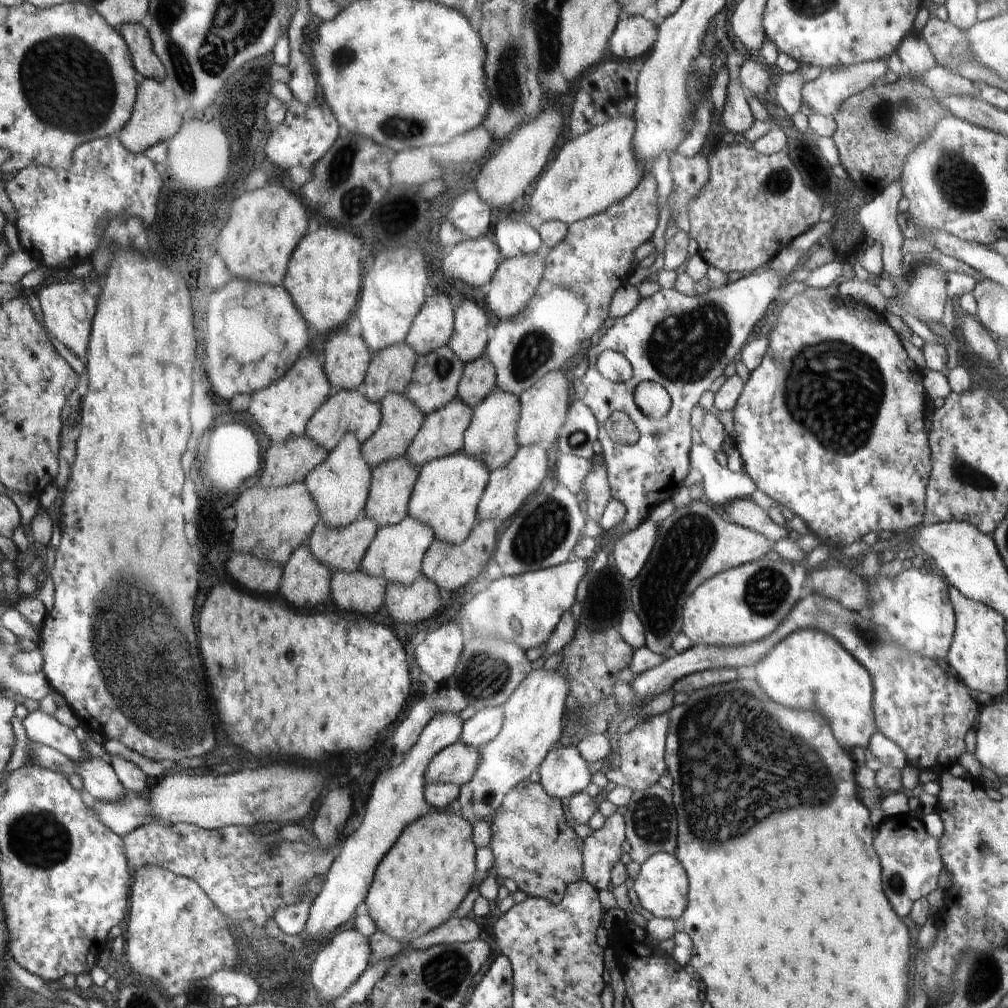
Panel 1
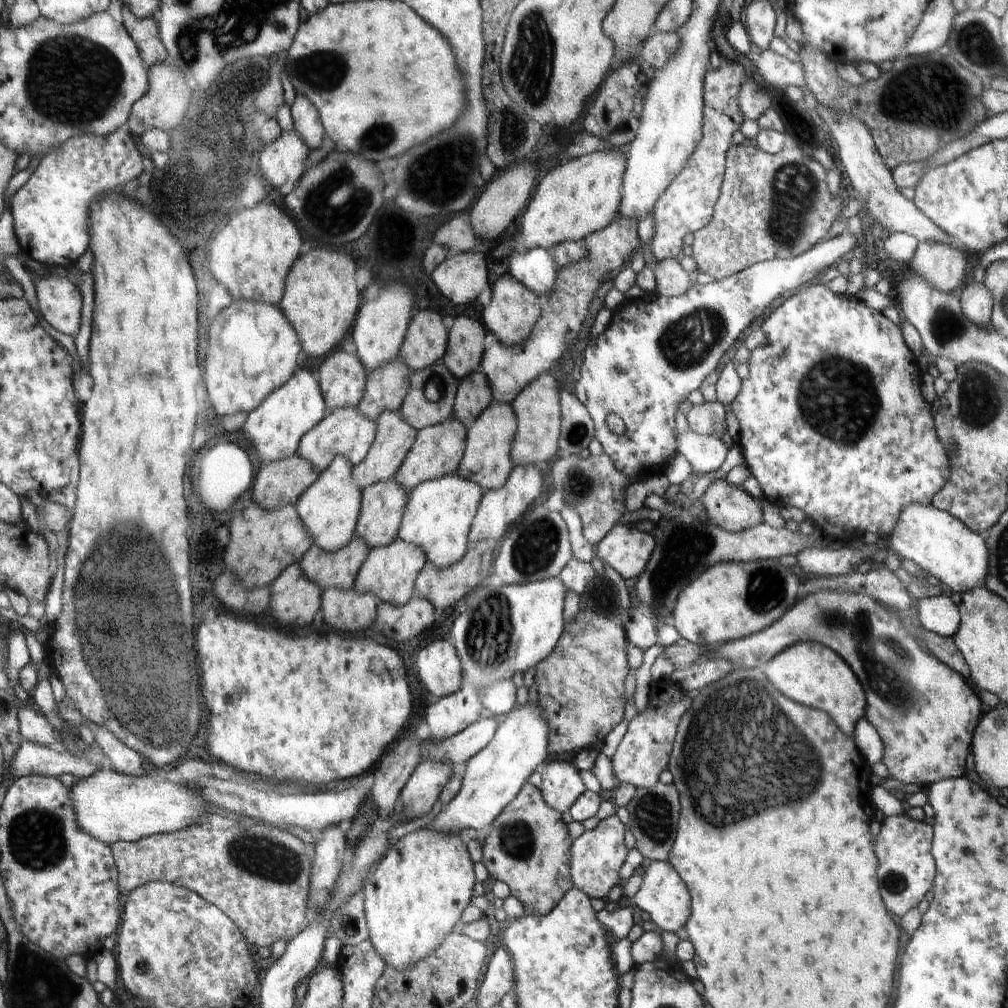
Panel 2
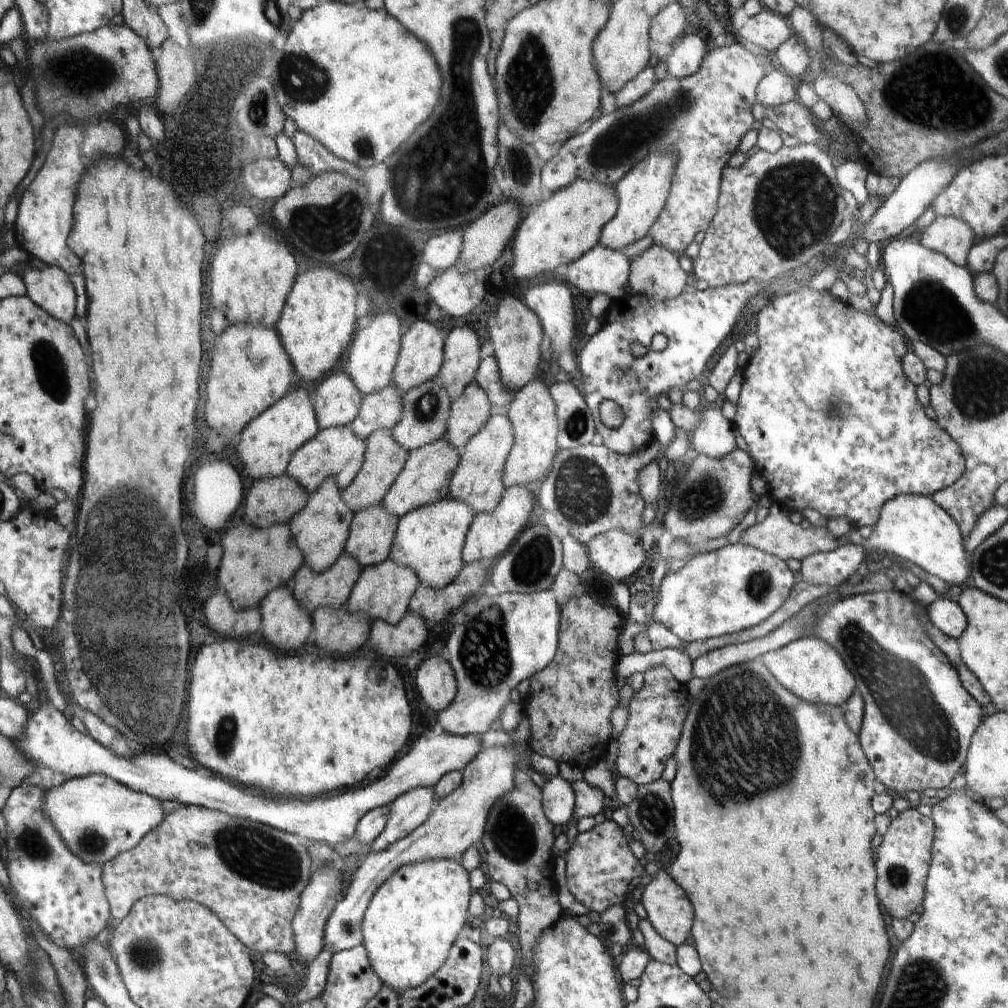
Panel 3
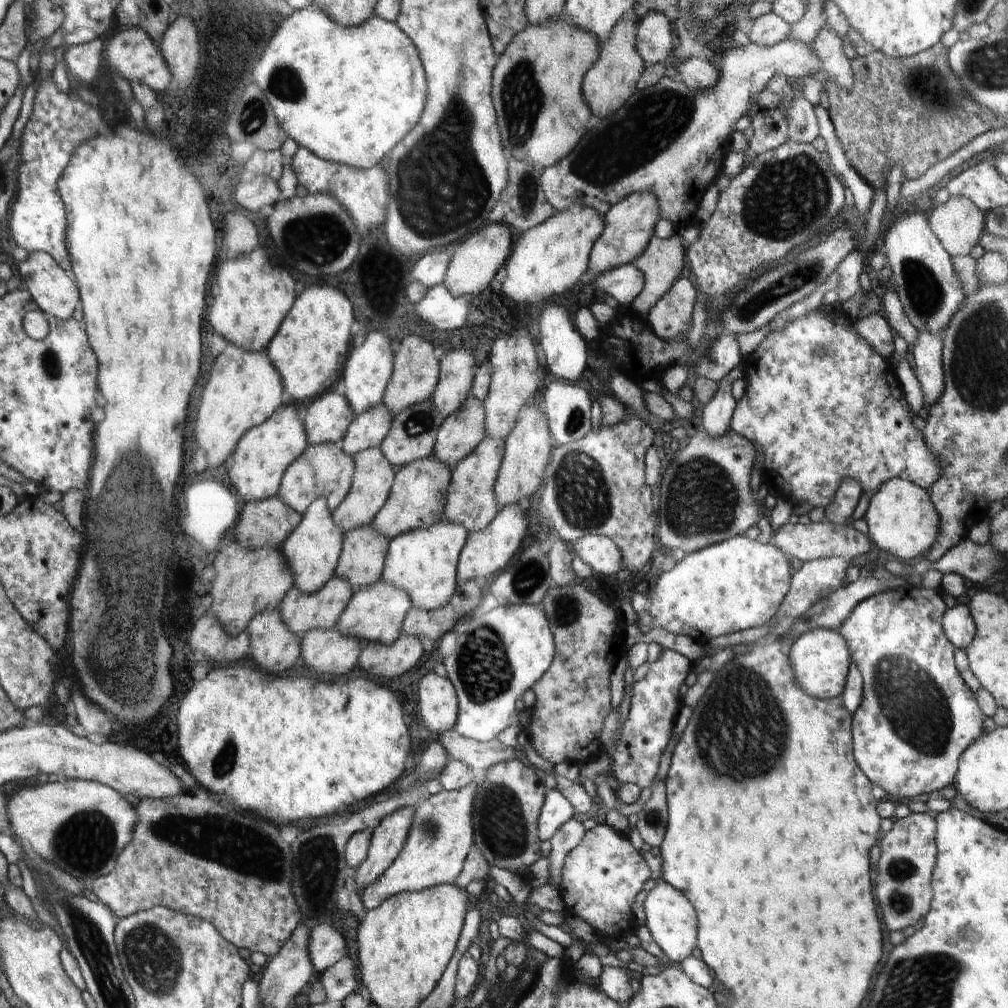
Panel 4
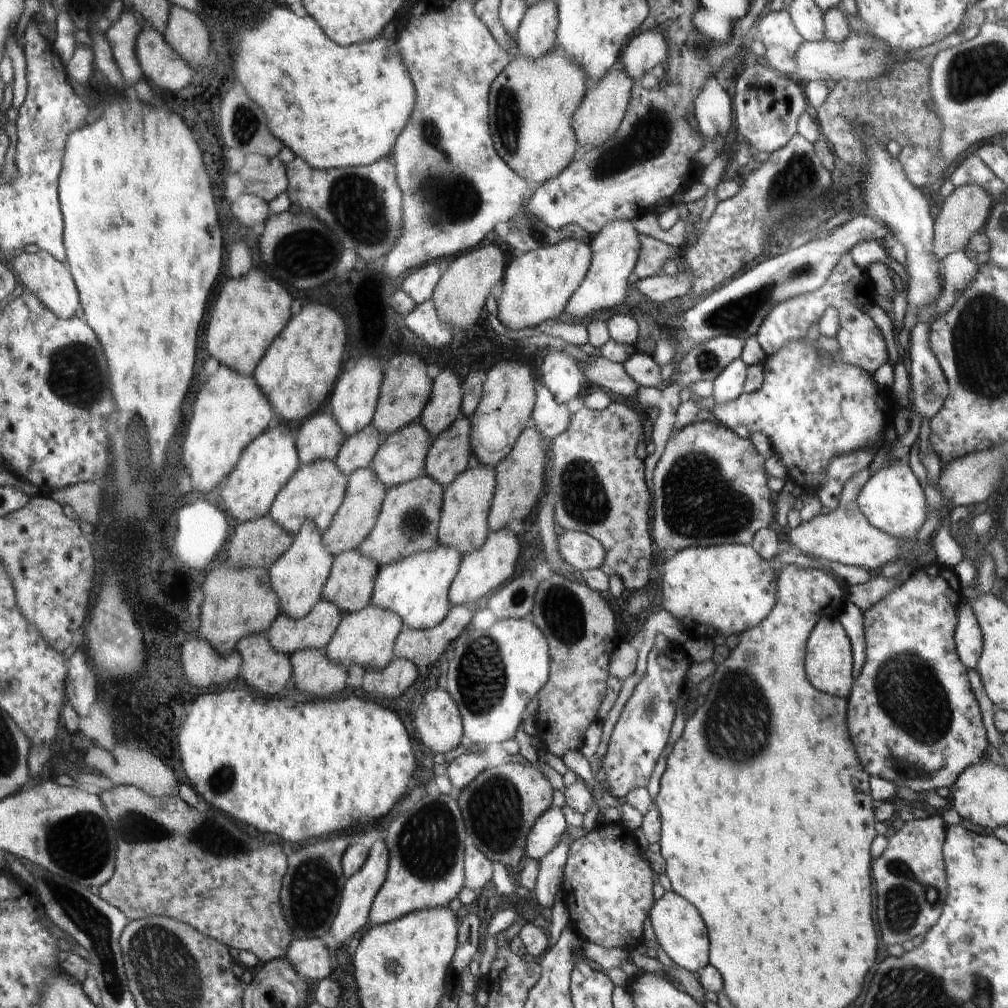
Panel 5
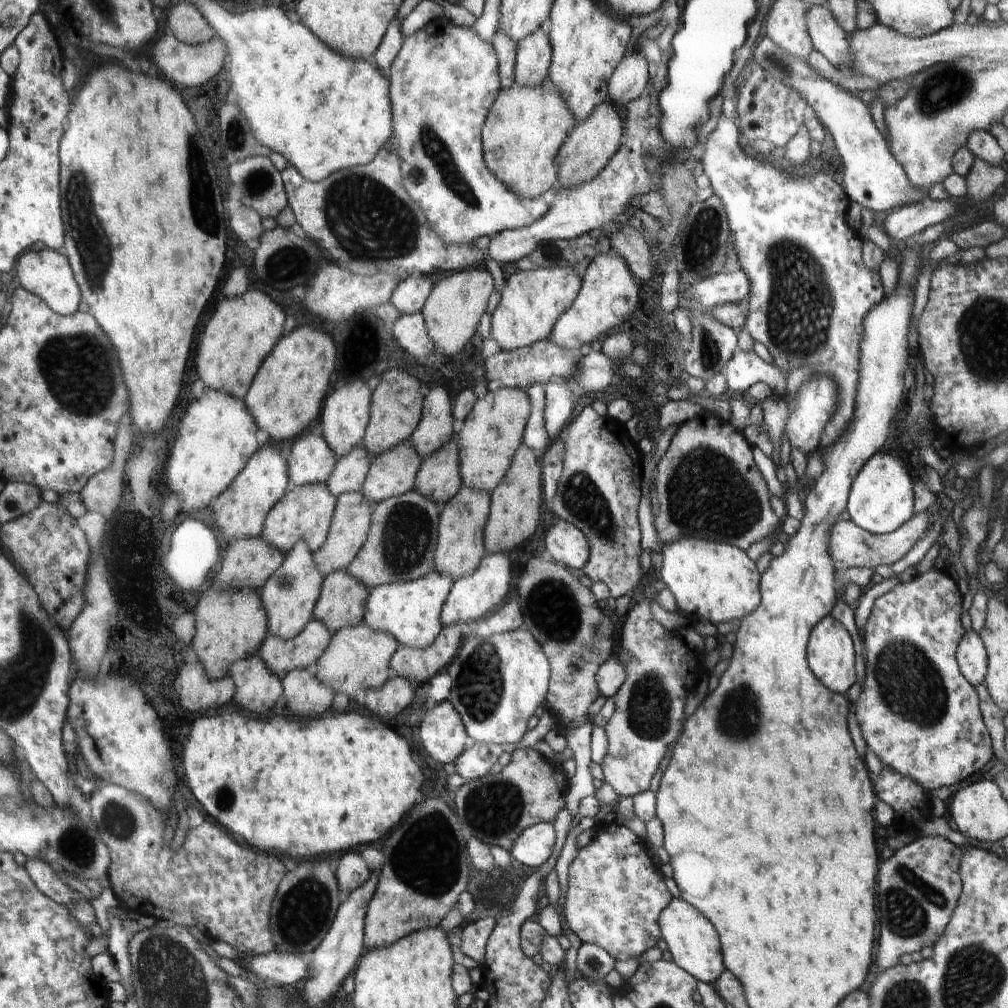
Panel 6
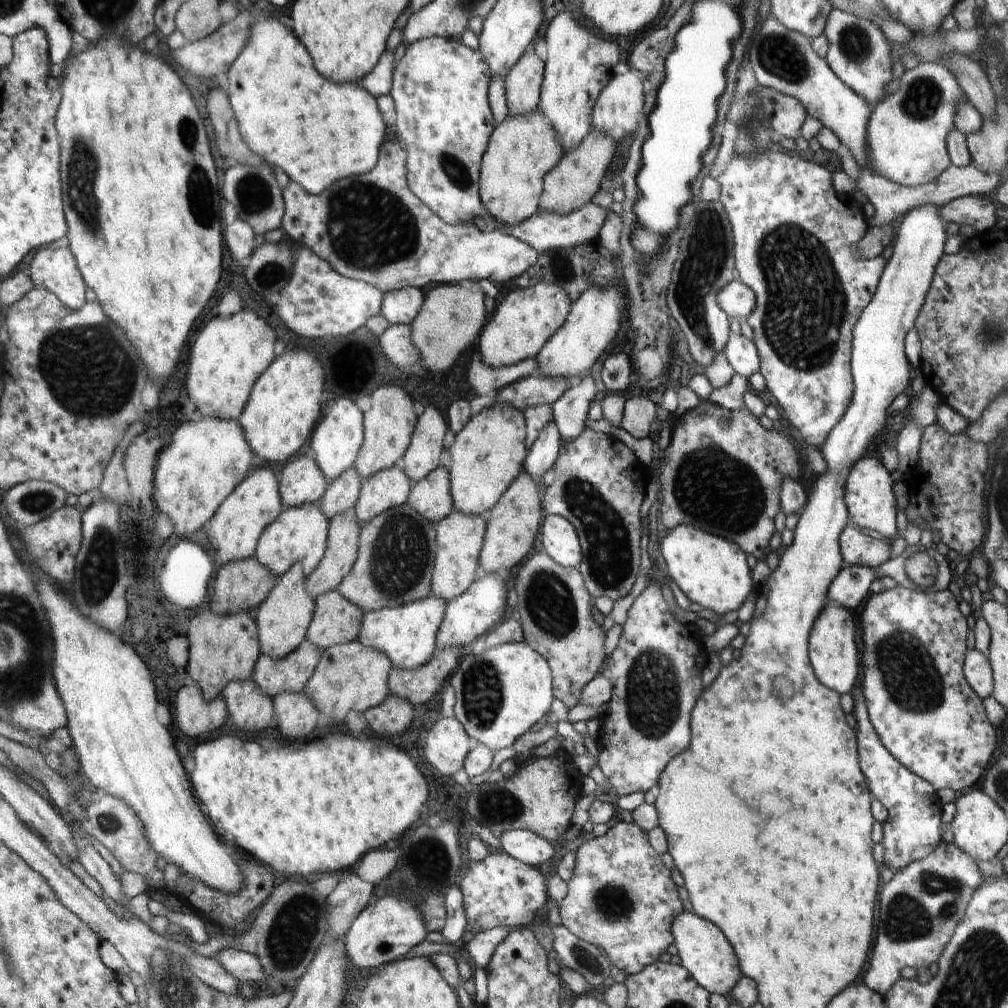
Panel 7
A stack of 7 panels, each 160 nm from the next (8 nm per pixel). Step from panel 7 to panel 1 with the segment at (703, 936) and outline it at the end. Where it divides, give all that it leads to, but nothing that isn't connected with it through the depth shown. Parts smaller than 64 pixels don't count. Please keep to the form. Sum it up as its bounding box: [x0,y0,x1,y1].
[632,852,689,920]

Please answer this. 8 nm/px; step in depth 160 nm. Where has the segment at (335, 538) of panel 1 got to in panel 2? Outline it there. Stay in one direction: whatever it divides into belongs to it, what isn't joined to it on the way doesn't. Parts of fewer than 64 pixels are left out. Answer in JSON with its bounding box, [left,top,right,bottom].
[298,534,369,591]

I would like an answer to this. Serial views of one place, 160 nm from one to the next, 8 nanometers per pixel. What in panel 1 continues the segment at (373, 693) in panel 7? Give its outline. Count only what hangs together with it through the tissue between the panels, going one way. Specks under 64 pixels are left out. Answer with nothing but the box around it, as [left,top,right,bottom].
[361,515,435,586]

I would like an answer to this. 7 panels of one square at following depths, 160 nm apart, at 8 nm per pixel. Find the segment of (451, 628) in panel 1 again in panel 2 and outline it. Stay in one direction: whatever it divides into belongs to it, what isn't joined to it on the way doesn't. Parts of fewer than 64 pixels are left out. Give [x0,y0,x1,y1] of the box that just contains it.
[416,640,462,698]

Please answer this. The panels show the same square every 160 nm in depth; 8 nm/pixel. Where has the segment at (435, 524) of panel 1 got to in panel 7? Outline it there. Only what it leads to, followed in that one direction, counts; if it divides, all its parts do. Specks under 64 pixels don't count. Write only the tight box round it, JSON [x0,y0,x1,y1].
[357,595,446,670]

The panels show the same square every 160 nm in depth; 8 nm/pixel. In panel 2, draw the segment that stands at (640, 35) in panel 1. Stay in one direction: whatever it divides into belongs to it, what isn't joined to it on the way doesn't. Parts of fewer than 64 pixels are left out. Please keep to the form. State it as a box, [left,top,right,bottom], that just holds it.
[639,32,681,70]

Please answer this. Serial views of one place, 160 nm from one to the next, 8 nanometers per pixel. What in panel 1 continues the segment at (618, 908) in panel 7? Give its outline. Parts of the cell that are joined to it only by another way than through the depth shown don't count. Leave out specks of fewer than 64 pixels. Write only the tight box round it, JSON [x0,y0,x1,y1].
[583,811,625,891]

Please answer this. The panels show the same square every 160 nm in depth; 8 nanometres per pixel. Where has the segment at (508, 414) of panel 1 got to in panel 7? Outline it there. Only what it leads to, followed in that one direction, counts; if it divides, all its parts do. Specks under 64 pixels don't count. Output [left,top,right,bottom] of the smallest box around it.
[432,510,485,603]

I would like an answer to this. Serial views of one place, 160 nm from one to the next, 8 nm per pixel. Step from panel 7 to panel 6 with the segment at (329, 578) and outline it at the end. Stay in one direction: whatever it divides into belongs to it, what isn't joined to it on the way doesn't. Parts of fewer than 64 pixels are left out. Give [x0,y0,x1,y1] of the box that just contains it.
[313,490,374,577]

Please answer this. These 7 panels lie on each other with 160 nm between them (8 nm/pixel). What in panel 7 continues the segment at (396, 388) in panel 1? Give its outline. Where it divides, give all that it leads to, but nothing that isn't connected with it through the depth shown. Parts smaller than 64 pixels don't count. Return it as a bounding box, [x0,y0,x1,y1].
[319,466,361,522]

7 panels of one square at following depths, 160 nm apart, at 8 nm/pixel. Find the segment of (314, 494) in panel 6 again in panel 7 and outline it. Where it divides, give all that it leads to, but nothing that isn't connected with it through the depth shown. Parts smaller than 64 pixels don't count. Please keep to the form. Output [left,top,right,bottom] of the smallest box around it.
[253,502,330,577]

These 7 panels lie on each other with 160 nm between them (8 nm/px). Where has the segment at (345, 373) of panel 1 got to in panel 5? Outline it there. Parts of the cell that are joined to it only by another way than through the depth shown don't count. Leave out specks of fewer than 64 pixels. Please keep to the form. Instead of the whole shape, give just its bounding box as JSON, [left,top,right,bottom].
[297,410,346,468]

